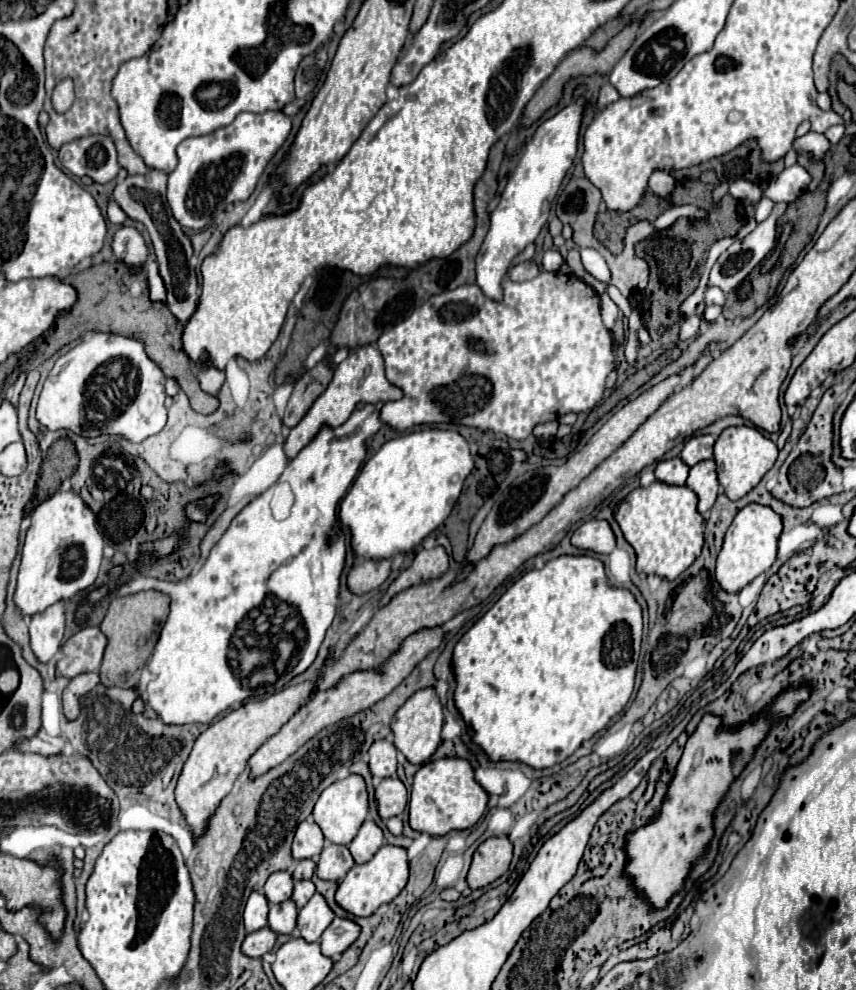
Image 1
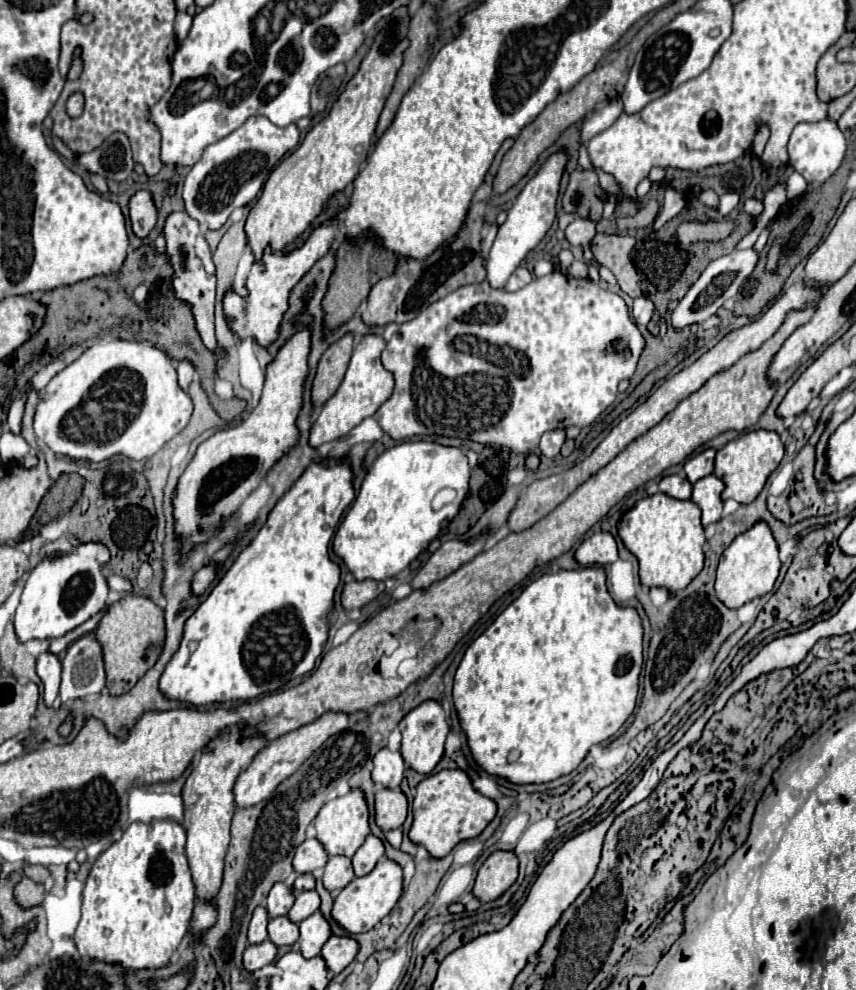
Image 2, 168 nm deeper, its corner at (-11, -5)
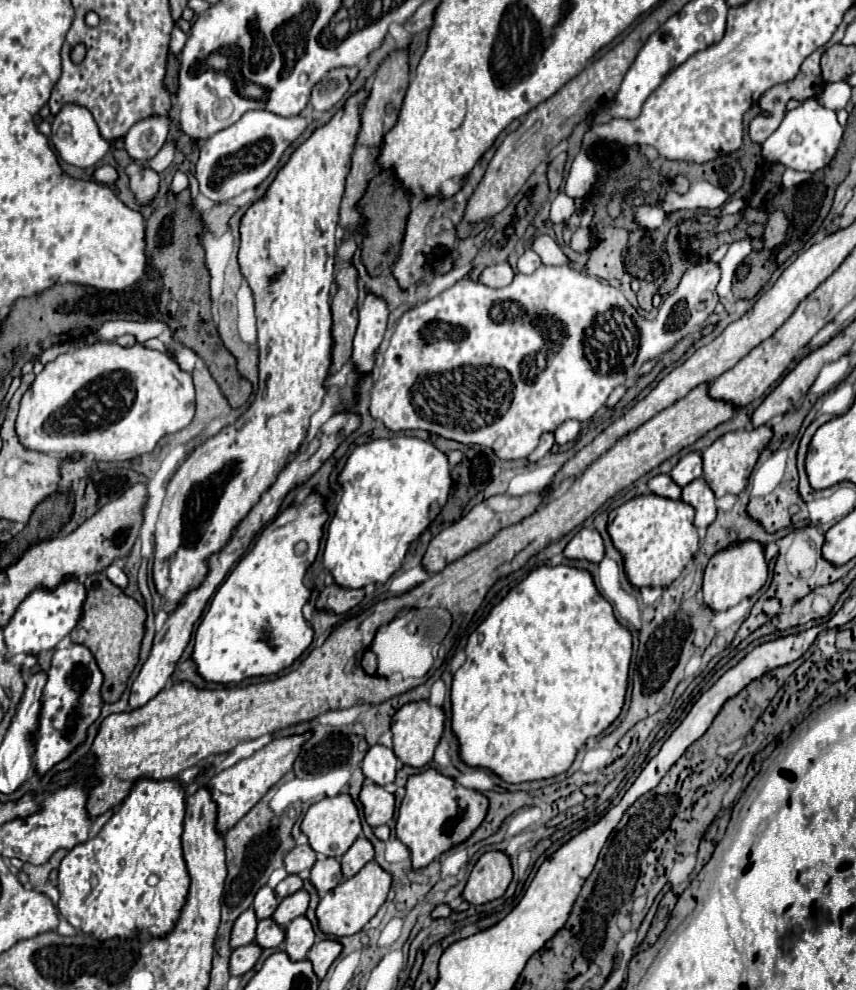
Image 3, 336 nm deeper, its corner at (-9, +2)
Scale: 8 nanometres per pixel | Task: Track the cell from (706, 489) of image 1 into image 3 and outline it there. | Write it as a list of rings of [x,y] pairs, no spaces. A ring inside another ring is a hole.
[[[703,477],[691,481],[689,485],[683,487],[681,499],[695,507],[695,525],[697,527],[707,527],[715,521],[715,513],[717,513],[715,495]]]

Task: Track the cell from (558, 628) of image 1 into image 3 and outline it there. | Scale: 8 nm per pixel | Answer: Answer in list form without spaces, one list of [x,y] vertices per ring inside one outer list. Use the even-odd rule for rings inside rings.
[[[557,565],[557,567],[537,567],[531,571],[519,585],[515,585],[507,597],[493,607],[489,617],[477,627],[477,631],[469,637],[465,647],[465,663],[455,671],[453,675],[453,687],[451,687],[451,703],[453,703],[453,733],[459,739],[459,751],[461,759],[471,767],[485,767],[491,769],[495,775],[499,775],[507,783],[523,783],[523,781],[535,781],[535,779],[549,779],[555,775],[565,773],[577,751],[585,745],[589,737],[595,737],[603,733],[621,713],[625,705],[627,695],[627,681],[629,681],[629,663],[633,653],[633,637],[627,627],[623,627],[615,615],[613,607],[601,597],[601,593],[595,587],[593,575],[585,569],[569,567],[569,565]]]

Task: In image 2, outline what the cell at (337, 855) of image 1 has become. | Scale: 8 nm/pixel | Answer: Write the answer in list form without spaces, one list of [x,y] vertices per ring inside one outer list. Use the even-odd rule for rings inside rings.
[[[329,856],[327,866],[325,866],[325,874],[323,874],[323,886],[329,892],[343,890],[353,878],[355,878],[355,874],[353,874],[353,866],[351,866],[349,858]]]

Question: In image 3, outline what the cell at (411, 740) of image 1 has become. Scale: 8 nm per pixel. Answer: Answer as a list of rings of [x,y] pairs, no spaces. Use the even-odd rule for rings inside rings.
[[[413,701],[403,705],[391,721],[391,731],[393,731],[393,751],[395,755],[411,767],[425,767],[435,753],[435,747],[443,735],[443,725],[445,725],[445,713],[441,707],[429,705],[429,701]]]

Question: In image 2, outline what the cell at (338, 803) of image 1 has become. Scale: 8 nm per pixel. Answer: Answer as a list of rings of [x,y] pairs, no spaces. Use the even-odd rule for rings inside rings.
[[[351,790],[349,794],[329,800],[323,804],[319,814],[315,816],[315,830],[317,830],[317,840],[323,844],[325,852],[329,856],[341,854],[341,856],[353,856],[357,848],[365,842],[369,836],[369,810],[367,802],[361,790]]]

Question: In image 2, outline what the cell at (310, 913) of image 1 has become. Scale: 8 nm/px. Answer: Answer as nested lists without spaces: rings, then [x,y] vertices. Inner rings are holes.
[[[315,912],[311,914],[309,918],[305,918],[301,924],[299,924],[299,952],[303,954],[303,958],[313,958],[313,956],[319,956],[323,944],[329,940],[331,936],[331,930],[329,930],[329,924],[327,920],[321,916],[321,912]]]

